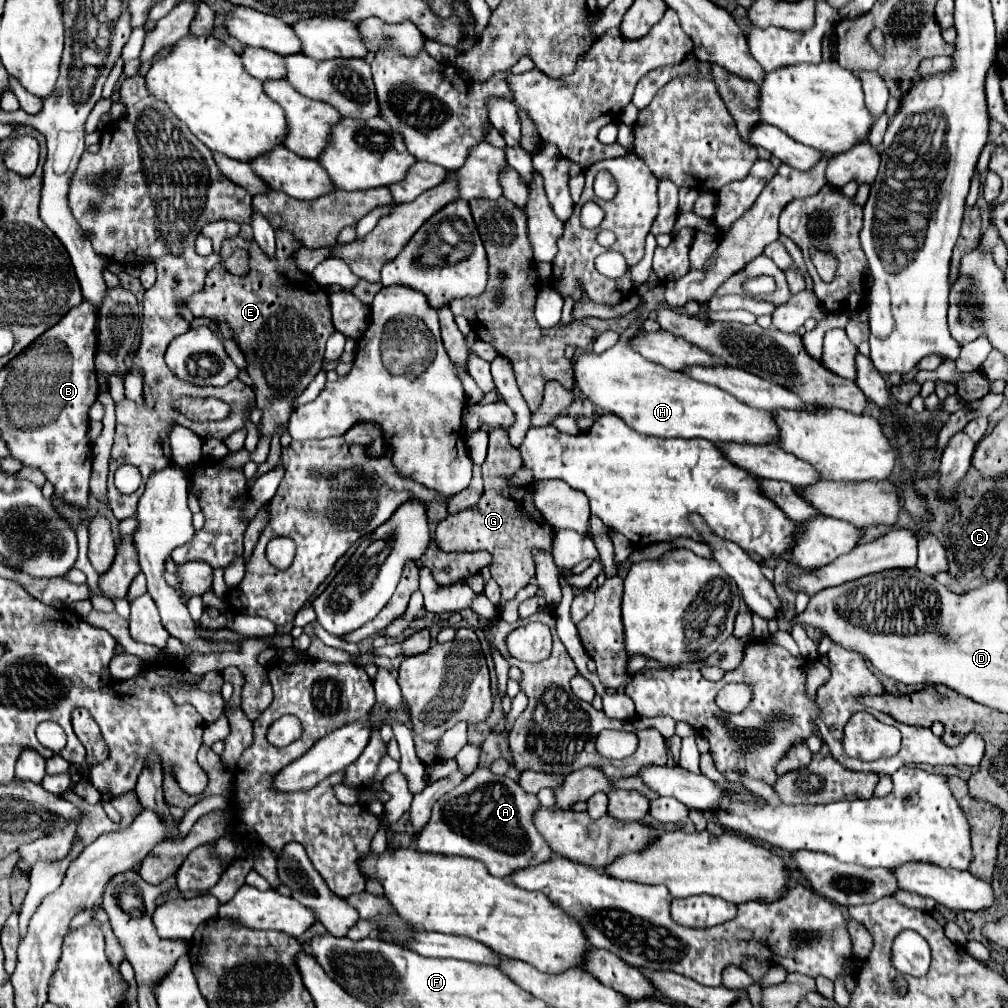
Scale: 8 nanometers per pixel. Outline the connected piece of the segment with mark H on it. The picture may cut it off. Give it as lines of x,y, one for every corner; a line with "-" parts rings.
640,319
633,321
630,326
622,331
620,340
606,350
604,354
584,354
574,364
574,378
580,388
588,396
590,402
600,406
602,410
620,416
630,428
634,428
640,434
658,436
658,438
704,438
714,444
724,442
736,442
736,444
776,444
780,438
780,430
774,422
774,414
768,410
752,408
732,394
712,386
698,382
690,378
684,372
672,372
660,364
652,364
646,358
642,358
638,352
634,352
629,346
630,336
636,334
642,324

